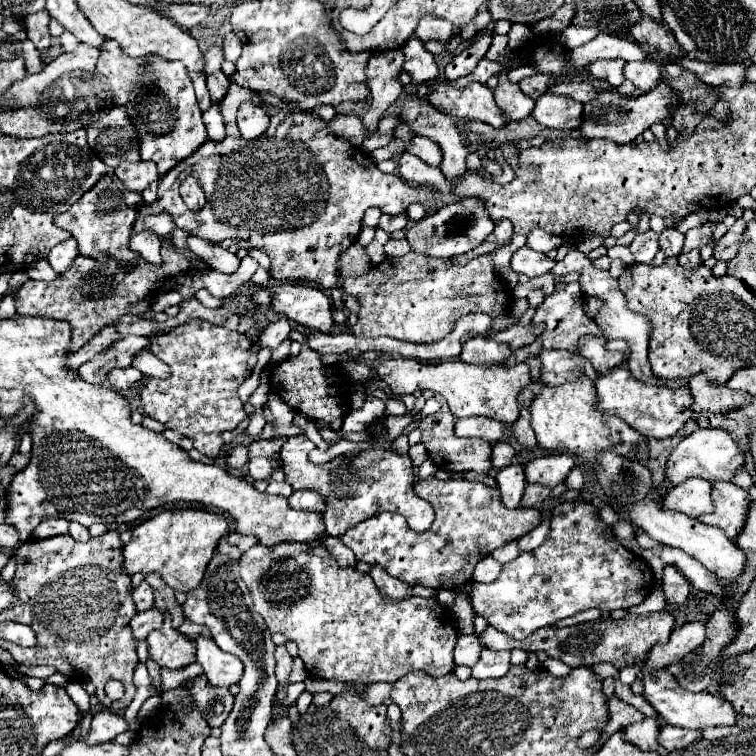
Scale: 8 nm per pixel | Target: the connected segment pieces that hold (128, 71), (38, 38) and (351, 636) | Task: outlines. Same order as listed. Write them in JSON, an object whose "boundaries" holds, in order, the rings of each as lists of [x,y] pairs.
{"boundaries":[[[[106,40],[96,70],[110,80],[116,104],[126,108],[140,134],[140,156],[158,164],[160,178],[178,162],[192,156],[208,140],[192,80],[182,62],[164,62],[164,58],[138,60],[124,54],[124,50],[118,44],[112,44],[112,40]]],[[[40,10],[36,14],[30,14],[28,18],[24,18],[24,28],[28,32],[28,38],[34,42],[34,46],[38,48],[40,54],[46,54],[48,48],[52,46],[52,36],[48,32],[48,22],[50,16],[46,10]]],[[[284,542],[280,546],[274,546],[272,550],[268,550],[266,546],[252,546],[250,550],[246,550],[240,558],[240,576],[244,578],[248,590],[250,590],[250,596],[254,600],[254,610],[264,618],[266,626],[270,632],[282,632],[286,634],[286,638],[294,640],[300,648],[300,658],[304,660],[304,666],[306,670],[316,676],[316,678],[324,678],[324,680],[334,680],[334,682],[364,682],[364,684],[372,684],[372,682],[396,682],[398,678],[410,674],[410,672],[426,672],[430,676],[444,676],[448,672],[452,672],[452,668],[456,666],[454,660],[452,660],[452,650],[454,650],[454,644],[456,644],[456,630],[452,626],[452,614],[450,610],[442,608],[438,604],[438,600],[432,596],[432,598],[418,598],[418,596],[412,596],[412,598],[406,598],[402,602],[390,602],[386,598],[380,596],[380,592],[376,590],[372,578],[368,574],[362,574],[360,570],[354,570],[354,568],[340,568],[336,558],[334,556],[316,556],[312,550],[308,550],[308,546],[304,544],[298,544],[298,542]]]]}

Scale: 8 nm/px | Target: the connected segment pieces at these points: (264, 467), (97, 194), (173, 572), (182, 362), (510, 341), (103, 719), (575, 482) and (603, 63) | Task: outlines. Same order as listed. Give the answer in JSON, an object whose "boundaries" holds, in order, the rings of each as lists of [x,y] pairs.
{"boundaries":[[[[254,458],[254,460],[250,460],[248,462],[248,470],[250,470],[250,476],[254,480],[268,480],[272,476],[272,464],[266,458]]],[[[106,174],[92,190],[88,190],[88,194],[84,194],[84,198],[80,198],[80,202],[72,204],[68,212],[56,216],[56,226],[68,230],[76,238],[78,252],[82,256],[100,262],[122,260],[124,264],[134,266],[134,262],[138,262],[140,256],[130,250],[130,236],[140,206],[142,206],[140,194],[126,190],[126,186],[114,174]]],[[[166,510],[146,522],[142,522],[140,526],[136,526],[132,530],[132,538],[130,542],[124,546],[124,572],[128,576],[142,572],[142,574],[152,574],[156,572],[172,590],[180,590],[180,592],[188,592],[192,588],[196,588],[202,582],[204,570],[210,562],[210,558],[216,554],[216,544],[222,536],[226,536],[230,532],[230,524],[224,516],[214,514],[214,512],[206,512],[206,510]]],[[[192,320],[168,334],[152,338],[150,352],[172,368],[172,378],[146,380],[140,394],[144,414],[192,438],[198,452],[216,458],[224,444],[220,434],[234,430],[246,418],[244,404],[238,398],[238,386],[248,376],[246,362],[252,354],[252,342],[240,332]]],[[[516,324],[508,330],[502,330],[502,332],[494,332],[490,334],[492,340],[496,342],[504,342],[510,346],[510,350],[516,350],[516,348],[522,348],[522,346],[528,346],[530,342],[534,342],[538,336],[540,336],[540,330],[544,330],[544,326],[522,326],[522,324]]],[[[102,710],[102,712],[94,714],[86,742],[90,746],[104,744],[108,740],[114,740],[118,734],[122,734],[126,730],[128,730],[128,724],[126,724],[126,720],[122,716],[110,712],[110,710]]],[[[574,468],[568,478],[566,478],[566,488],[574,488],[574,490],[580,490],[584,486],[584,472],[580,468]]],[[[596,60],[590,66],[586,66],[582,72],[590,72],[594,78],[608,80],[614,88],[618,88],[624,82],[624,60]]]]}

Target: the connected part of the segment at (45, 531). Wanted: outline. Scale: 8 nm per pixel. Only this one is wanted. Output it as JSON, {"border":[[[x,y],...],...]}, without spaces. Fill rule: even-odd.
{"border":[[[44,518],[36,526],[36,536],[40,536],[40,538],[56,536],[56,534],[66,534],[66,532],[68,532],[68,522],[64,522],[64,518]]]}

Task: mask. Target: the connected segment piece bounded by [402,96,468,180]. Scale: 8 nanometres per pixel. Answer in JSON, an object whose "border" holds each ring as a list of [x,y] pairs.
{"border":[[[408,96],[404,100],[402,118],[414,134],[432,138],[440,144],[444,154],[440,168],[448,180],[456,180],[466,172],[468,150],[464,148],[460,134],[450,116],[434,110],[426,100]]]}

